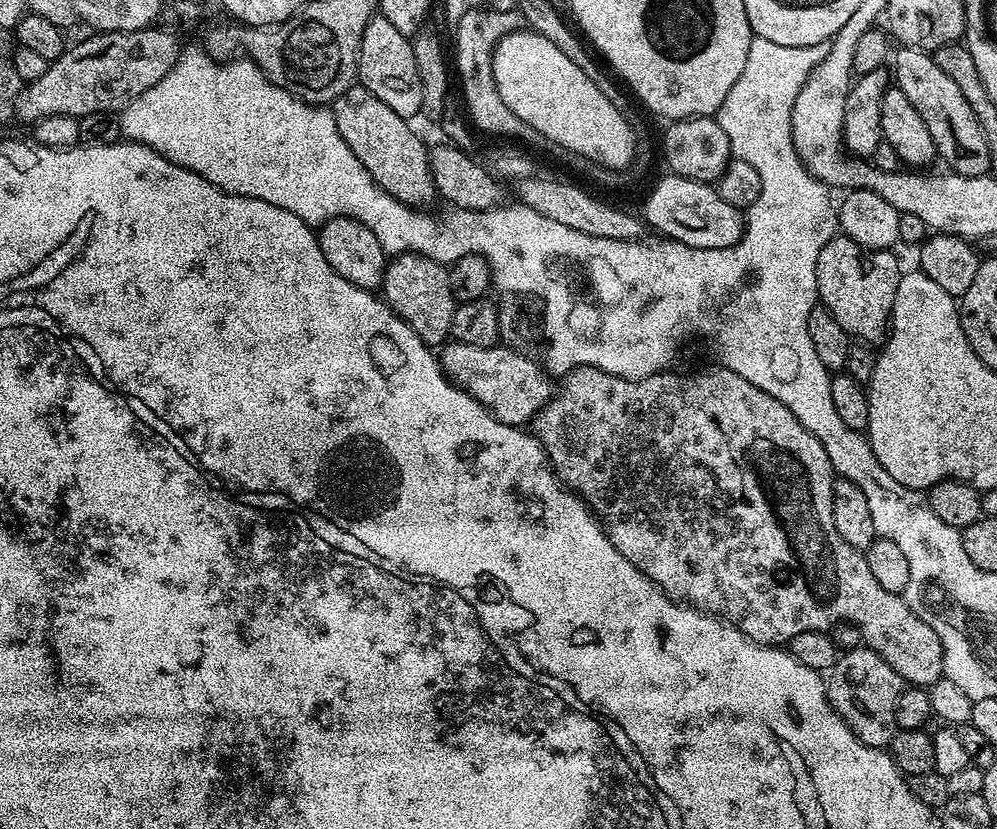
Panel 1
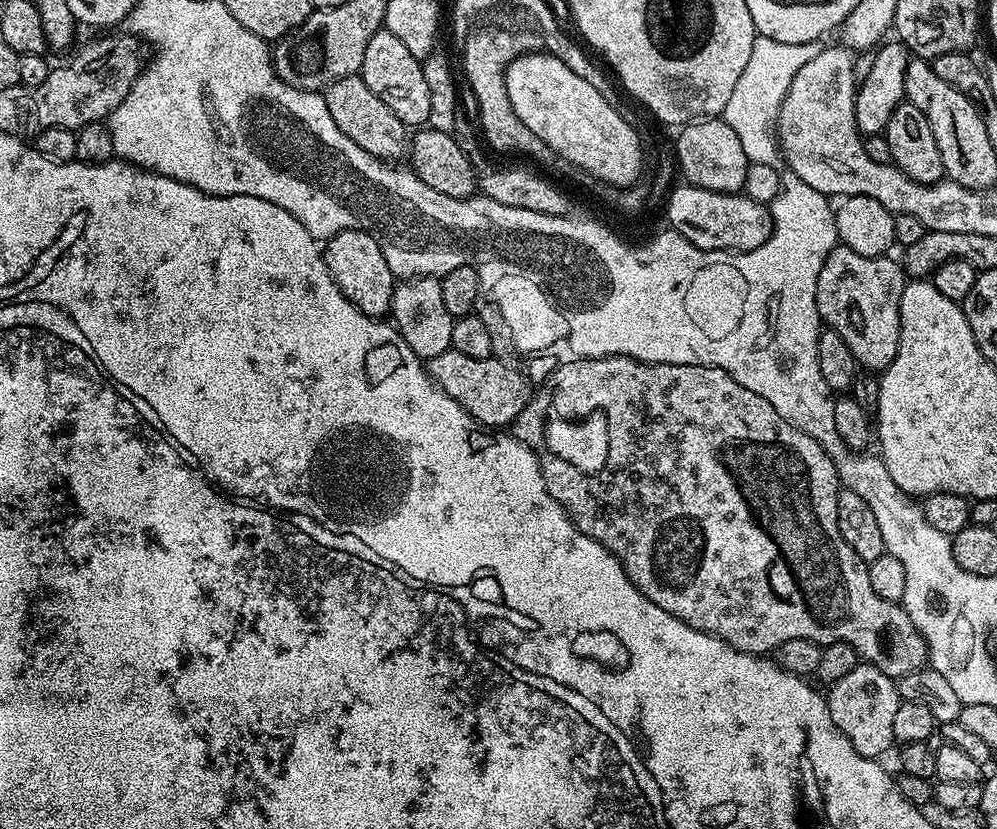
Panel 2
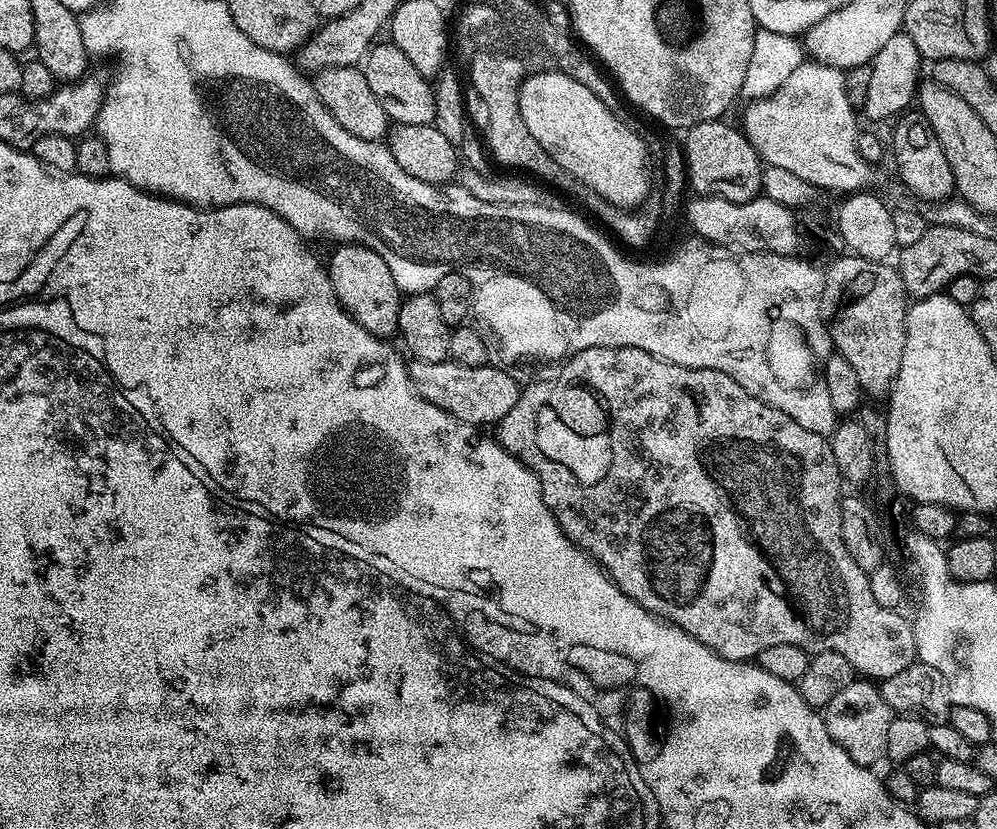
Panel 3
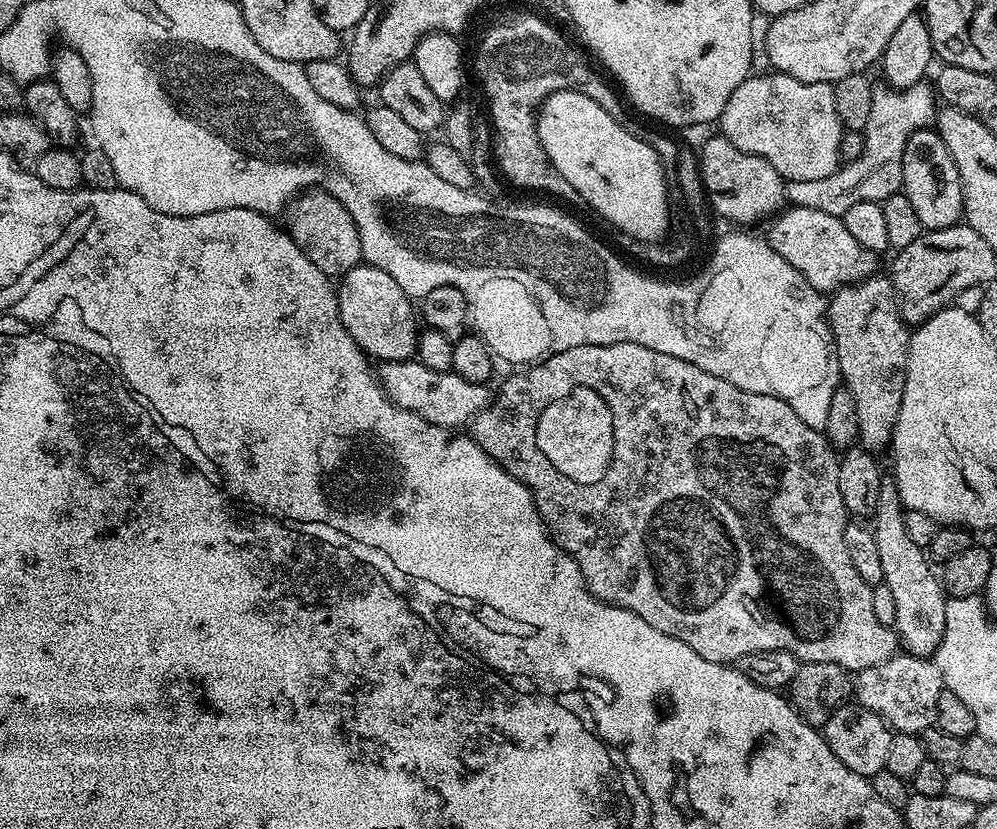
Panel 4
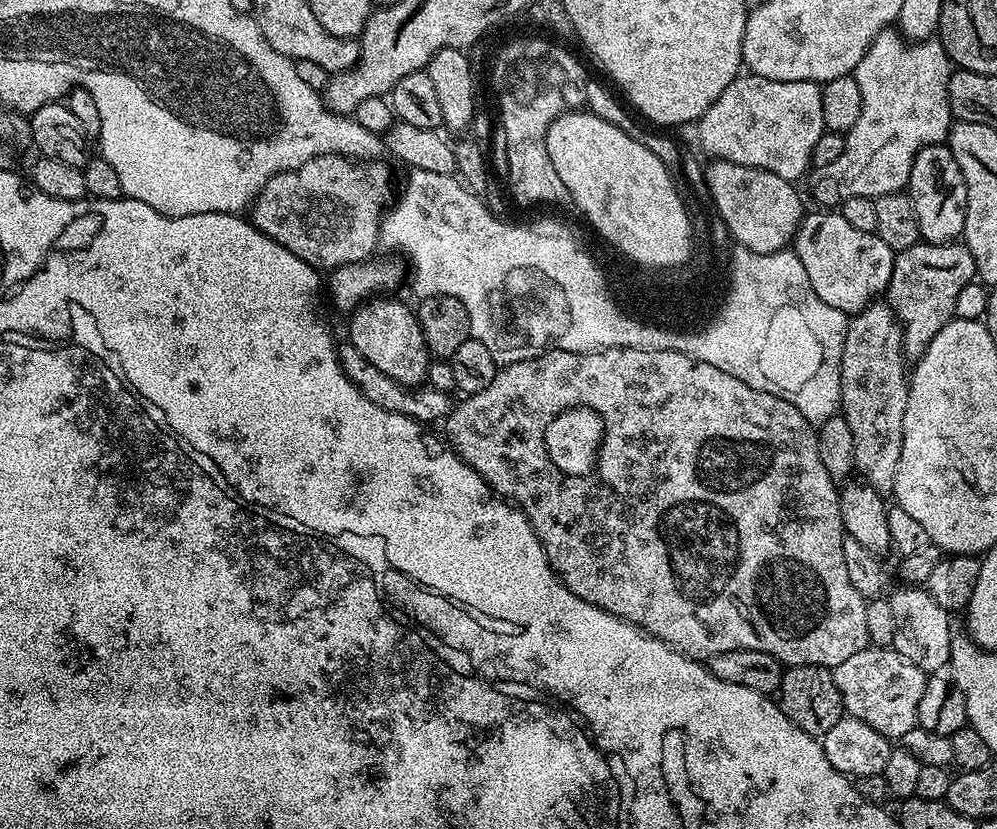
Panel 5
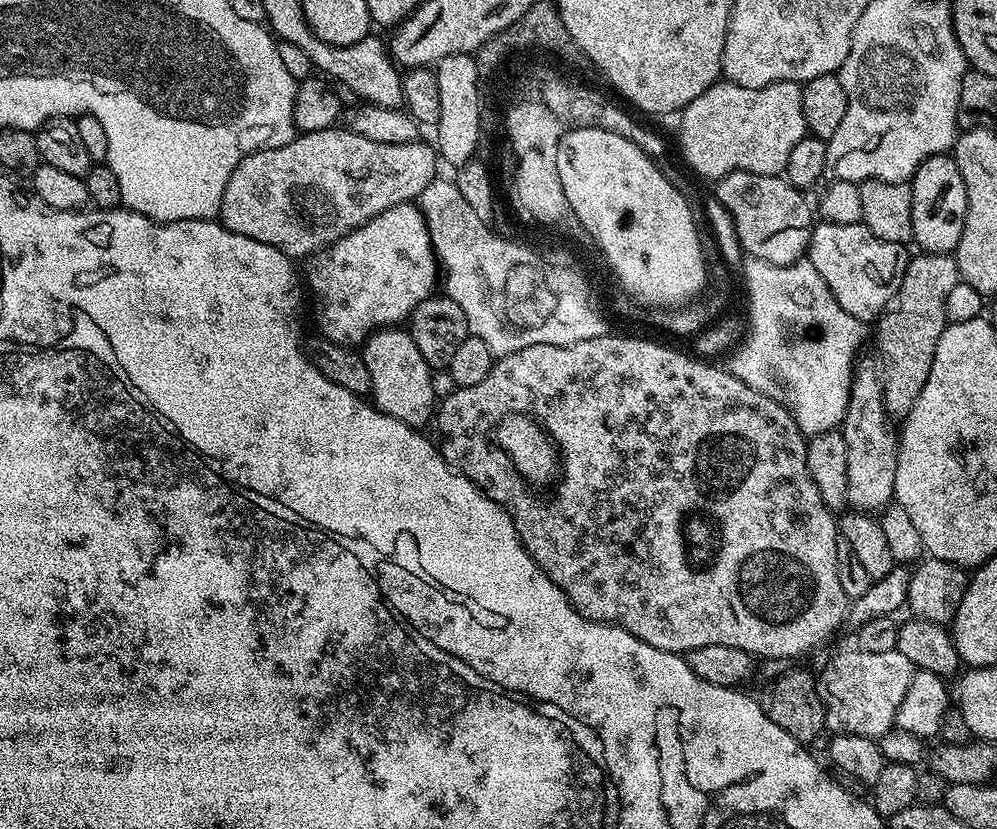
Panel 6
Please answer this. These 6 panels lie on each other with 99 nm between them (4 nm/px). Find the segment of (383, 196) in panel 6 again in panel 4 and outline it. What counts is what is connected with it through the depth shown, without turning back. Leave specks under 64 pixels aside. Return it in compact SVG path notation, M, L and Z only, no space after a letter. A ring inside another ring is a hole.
M305 190L286 208L286 231L292 241L300 247L315 266L330 278L344 275L361 263L360 239L354 226L354 218L346 210L346 206L338 198L334 198L327 190Z

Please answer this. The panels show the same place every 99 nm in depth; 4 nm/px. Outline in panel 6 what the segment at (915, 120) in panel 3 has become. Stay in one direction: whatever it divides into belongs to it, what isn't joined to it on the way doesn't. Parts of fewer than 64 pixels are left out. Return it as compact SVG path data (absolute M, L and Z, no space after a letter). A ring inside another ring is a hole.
M951 155L931 156L918 166L910 181L912 190L912 239L921 253L955 253L966 226L966 182L958 174L958 166Z

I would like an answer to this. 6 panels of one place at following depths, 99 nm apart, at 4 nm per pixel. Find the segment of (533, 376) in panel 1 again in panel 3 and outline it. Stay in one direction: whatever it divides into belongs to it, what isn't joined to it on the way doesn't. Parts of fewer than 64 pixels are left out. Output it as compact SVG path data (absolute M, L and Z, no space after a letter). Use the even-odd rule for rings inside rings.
M451 358L442 362L412 360L408 364L408 376L416 385L416 393L419 396L426 398L426 402L446 410L454 418L461 420L463 424L475 424L477 426L485 426L484 424L499 425L500 420L506 418L506 414L510 414L510 410L514 410L514 402L518 402L522 384L519 384L508 372L511 371L500 366L493 366L491 363L482 366L462 366L454 363Z

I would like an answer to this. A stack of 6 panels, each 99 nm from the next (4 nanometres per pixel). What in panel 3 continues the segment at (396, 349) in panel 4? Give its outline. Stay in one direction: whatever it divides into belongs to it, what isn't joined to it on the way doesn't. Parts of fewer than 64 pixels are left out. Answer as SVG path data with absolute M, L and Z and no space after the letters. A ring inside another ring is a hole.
M341 243L336 248L332 257L326 260L326 271L338 302L362 330L381 338L395 337L400 330L402 293L394 282L394 274L390 274L390 266L365 244Z

